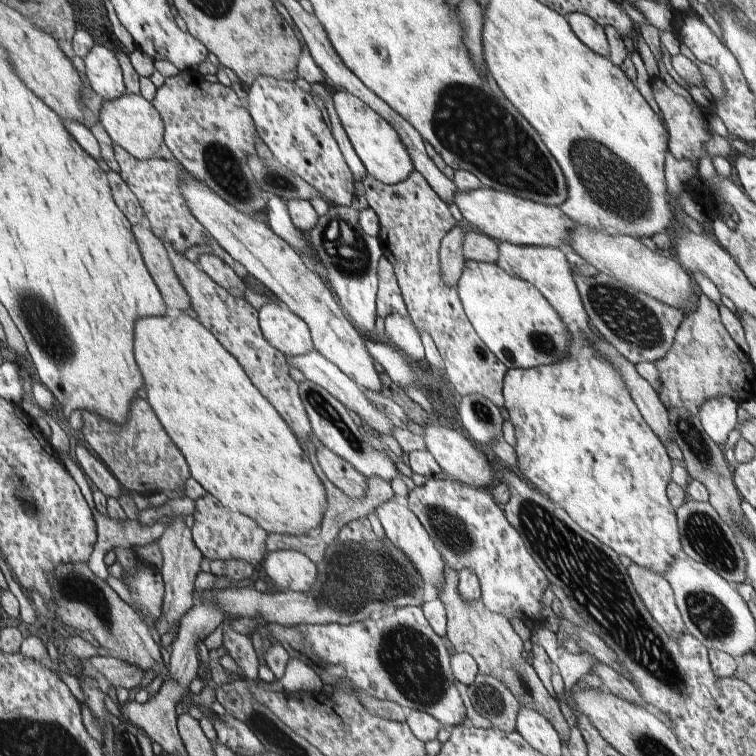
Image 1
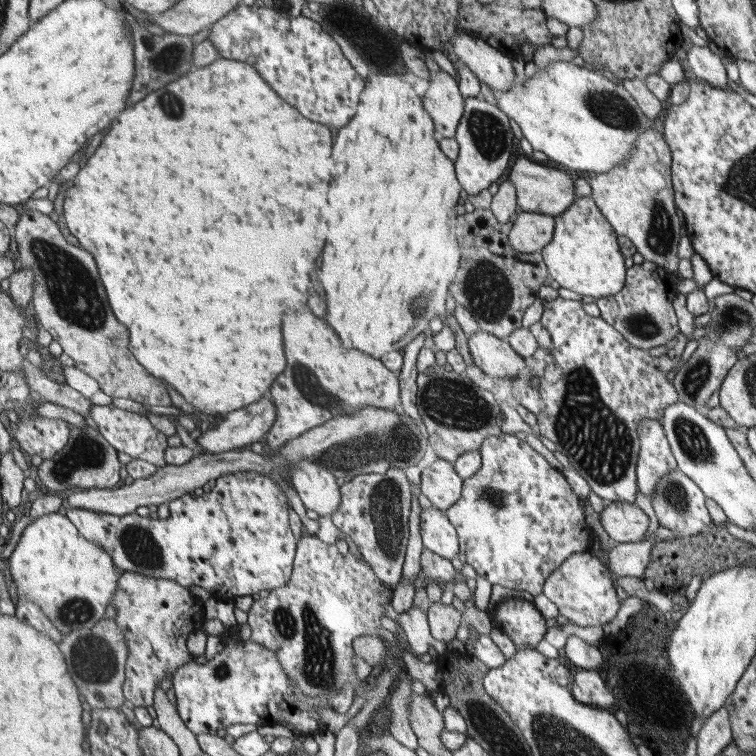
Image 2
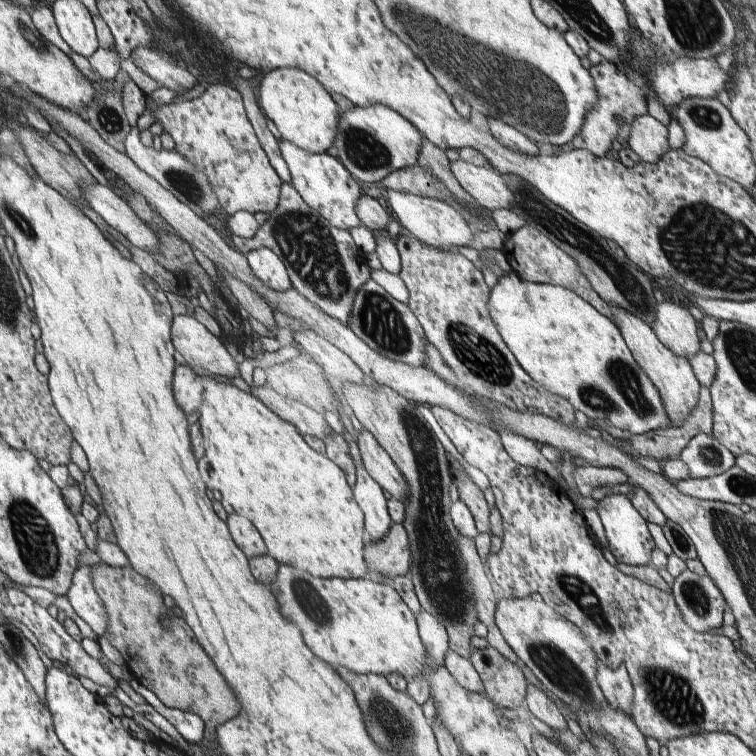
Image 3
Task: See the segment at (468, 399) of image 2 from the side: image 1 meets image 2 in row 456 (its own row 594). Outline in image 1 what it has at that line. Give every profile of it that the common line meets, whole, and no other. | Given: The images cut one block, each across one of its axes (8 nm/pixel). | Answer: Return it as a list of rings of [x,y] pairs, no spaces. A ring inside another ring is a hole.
[[[445,564],[445,581],[443,588],[438,591],[438,599],[443,602],[447,610],[447,637],[457,653],[468,653],[477,664],[479,673],[497,678],[507,687],[507,690],[522,704],[542,716],[558,731],[561,740],[568,743],[570,738],[570,726],[566,724],[558,702],[554,696],[544,688],[534,668],[522,658],[522,640],[512,630],[510,621],[501,614],[493,613],[483,606],[482,601],[467,603],[459,595],[458,572]]]

